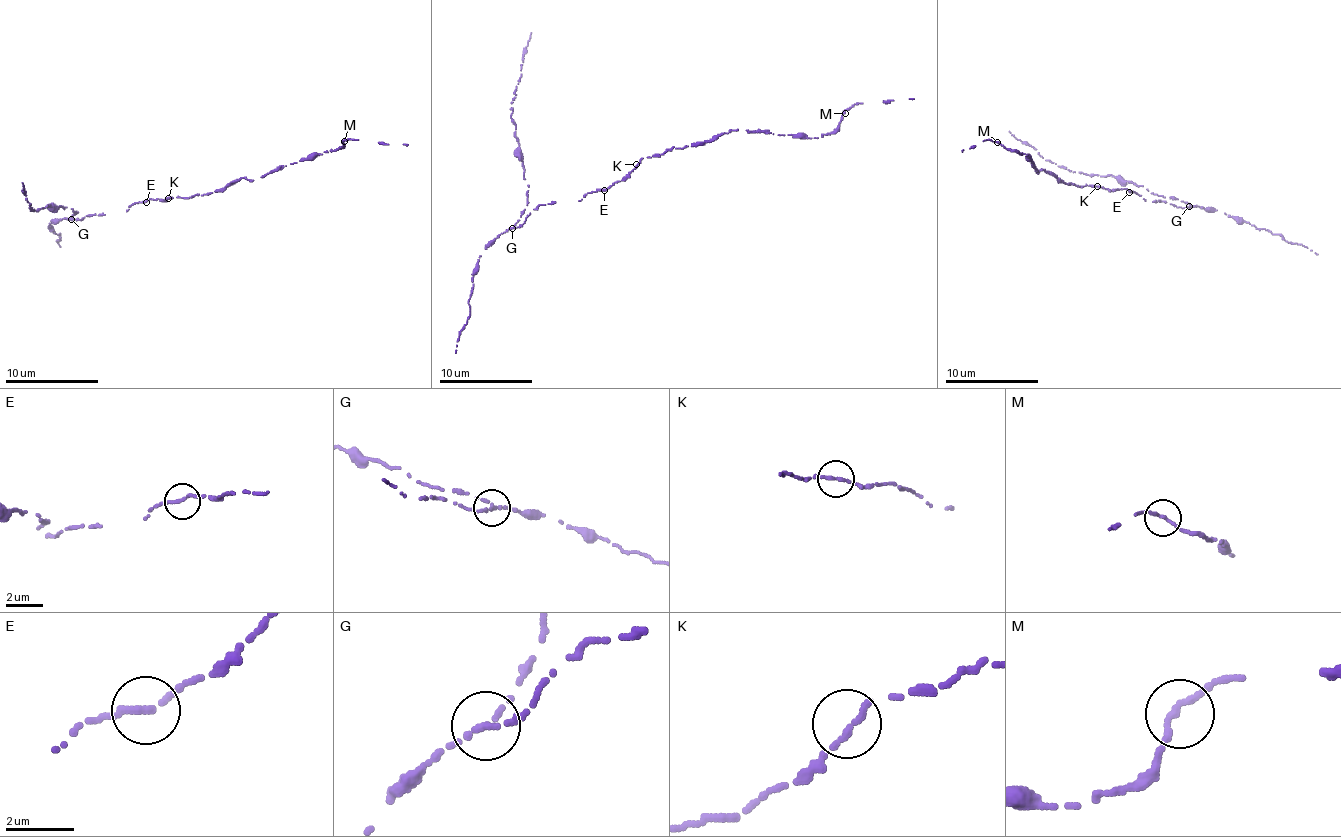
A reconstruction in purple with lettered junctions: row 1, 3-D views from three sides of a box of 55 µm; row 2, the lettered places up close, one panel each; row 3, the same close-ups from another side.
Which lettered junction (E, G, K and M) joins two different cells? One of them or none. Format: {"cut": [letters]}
{"cut": ["G"]}

